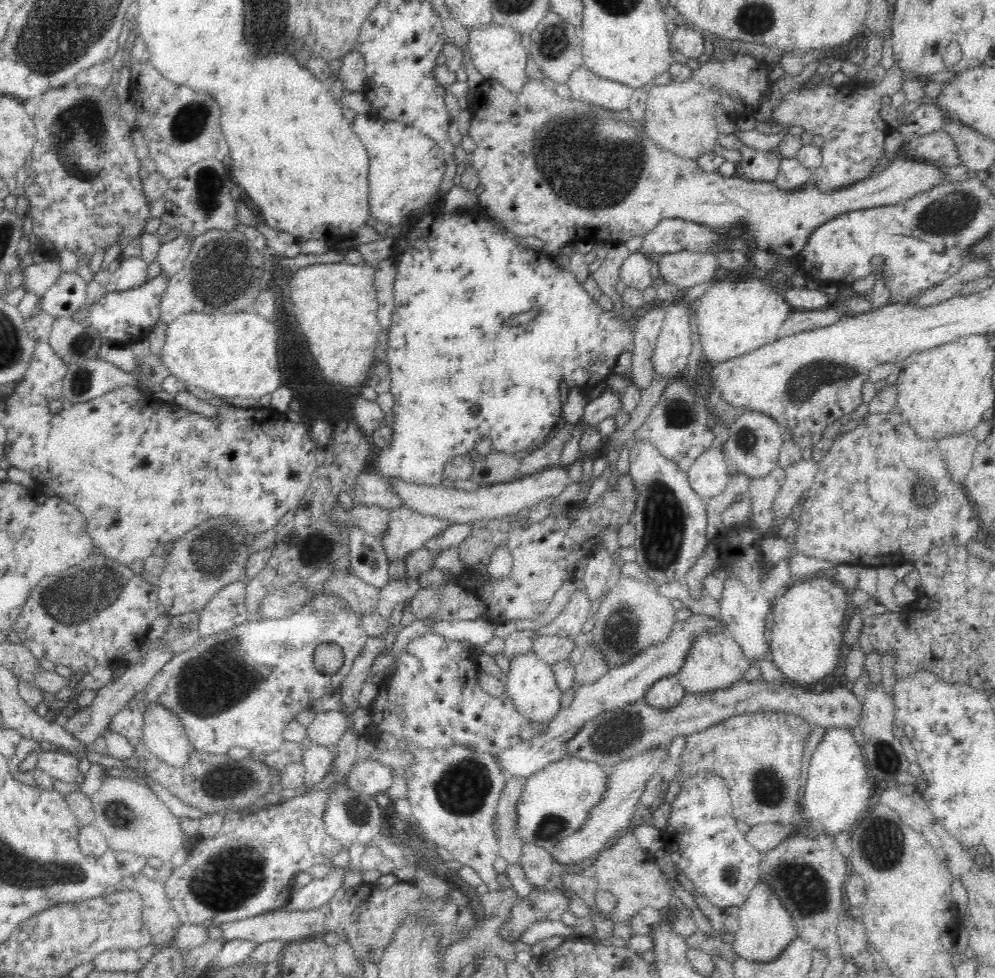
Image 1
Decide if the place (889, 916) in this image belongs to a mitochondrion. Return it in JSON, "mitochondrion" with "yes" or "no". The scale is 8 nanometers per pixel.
{"mitochondrion":"no"}

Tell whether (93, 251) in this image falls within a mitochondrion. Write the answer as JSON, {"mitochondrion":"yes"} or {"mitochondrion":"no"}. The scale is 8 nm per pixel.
{"mitochondrion":"no"}

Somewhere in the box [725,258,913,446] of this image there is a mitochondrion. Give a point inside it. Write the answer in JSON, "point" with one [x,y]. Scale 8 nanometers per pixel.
{"point":[806,383]}

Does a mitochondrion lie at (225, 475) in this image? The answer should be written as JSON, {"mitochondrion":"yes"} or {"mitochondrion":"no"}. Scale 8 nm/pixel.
{"mitochondrion":"no"}

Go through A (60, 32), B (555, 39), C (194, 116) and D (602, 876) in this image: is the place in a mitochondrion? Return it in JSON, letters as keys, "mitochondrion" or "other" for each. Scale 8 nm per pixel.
{"A":"mitochondrion","B":"mitochondrion","C":"mitochondrion","D":"other"}

